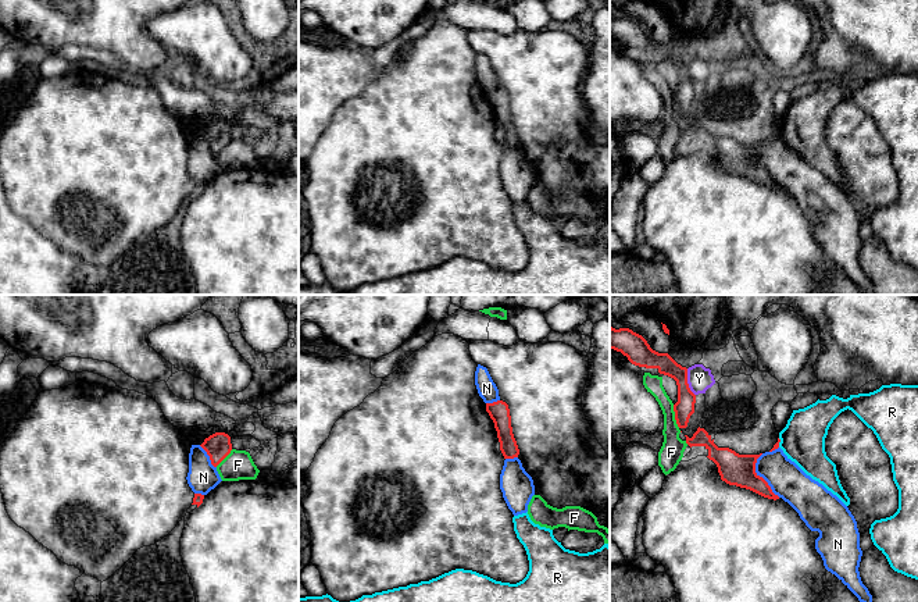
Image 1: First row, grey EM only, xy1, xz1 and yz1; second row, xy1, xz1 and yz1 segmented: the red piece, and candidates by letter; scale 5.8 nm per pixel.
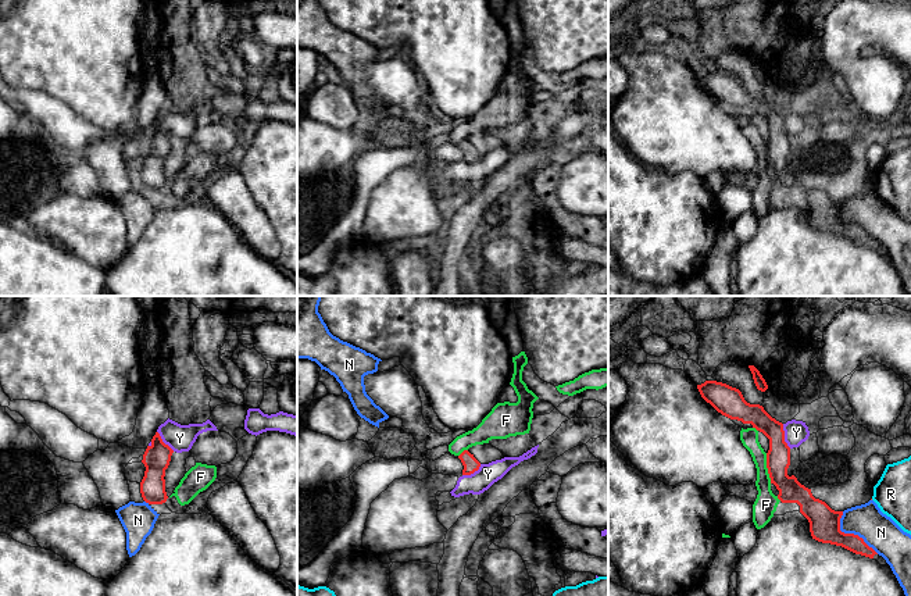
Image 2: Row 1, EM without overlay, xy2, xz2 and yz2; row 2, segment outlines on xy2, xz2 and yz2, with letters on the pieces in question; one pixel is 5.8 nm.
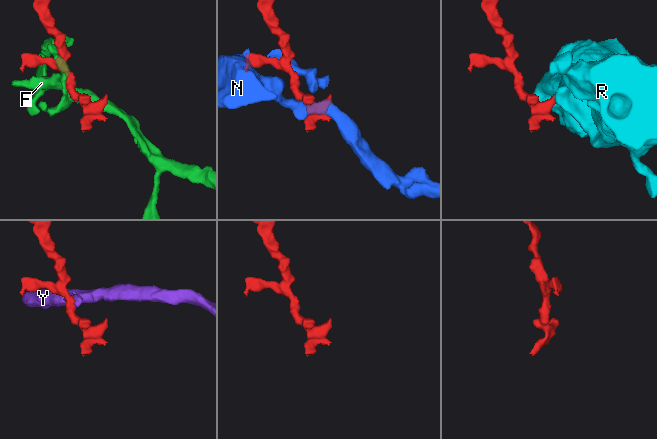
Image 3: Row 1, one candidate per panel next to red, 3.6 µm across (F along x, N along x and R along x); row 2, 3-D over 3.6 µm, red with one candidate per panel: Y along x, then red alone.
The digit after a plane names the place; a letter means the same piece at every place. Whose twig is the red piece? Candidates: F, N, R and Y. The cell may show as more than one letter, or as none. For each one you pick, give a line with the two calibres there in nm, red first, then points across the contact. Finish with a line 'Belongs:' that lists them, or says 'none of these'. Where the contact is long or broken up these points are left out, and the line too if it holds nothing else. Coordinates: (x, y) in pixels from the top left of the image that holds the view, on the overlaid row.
Belongs: none of these

